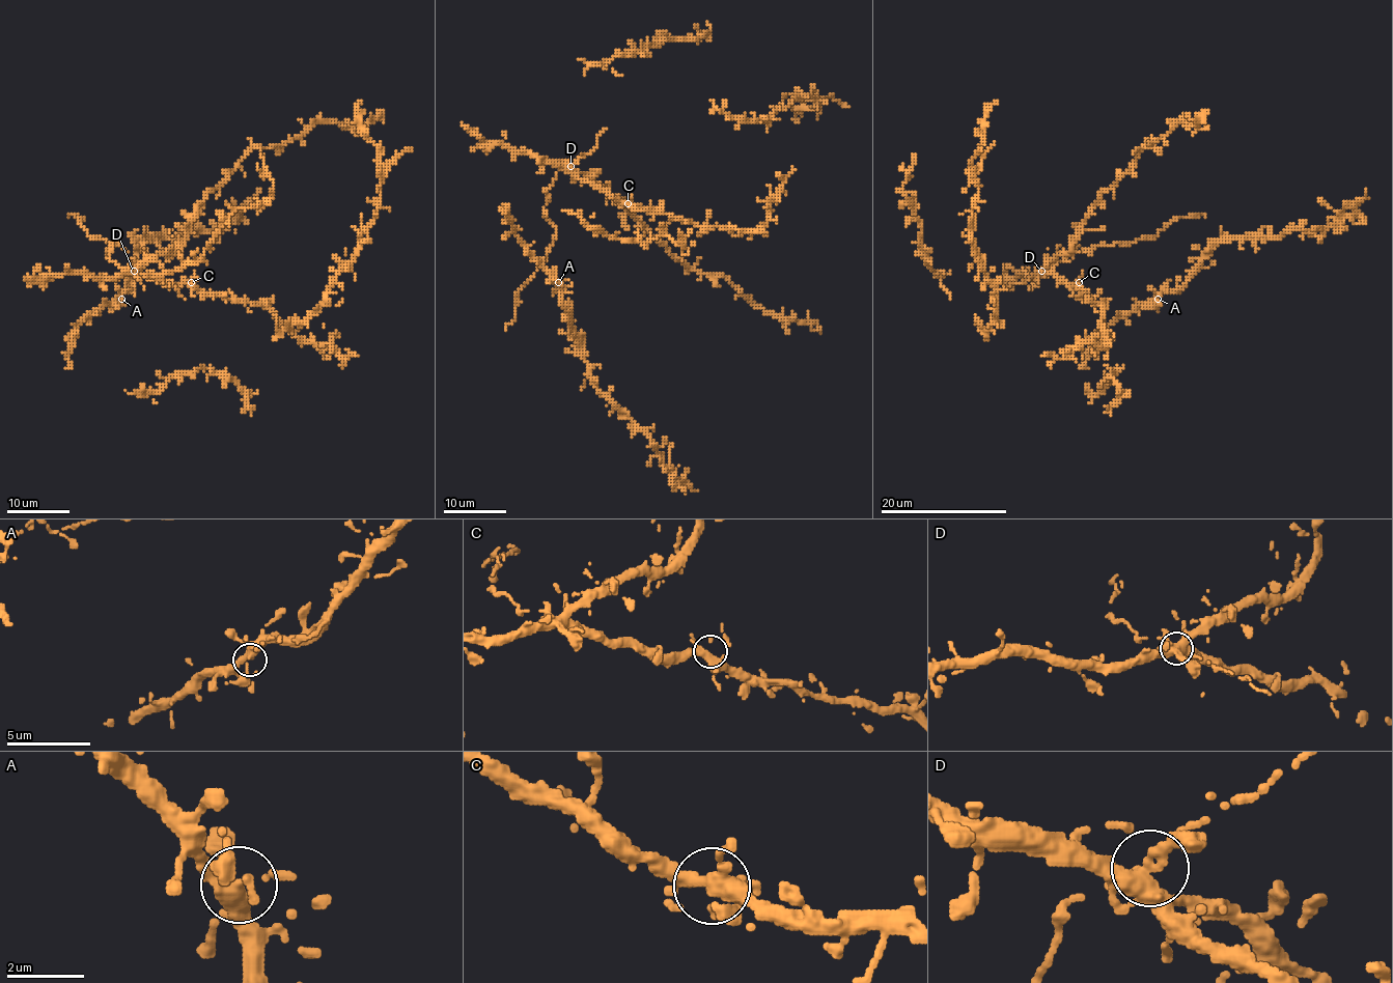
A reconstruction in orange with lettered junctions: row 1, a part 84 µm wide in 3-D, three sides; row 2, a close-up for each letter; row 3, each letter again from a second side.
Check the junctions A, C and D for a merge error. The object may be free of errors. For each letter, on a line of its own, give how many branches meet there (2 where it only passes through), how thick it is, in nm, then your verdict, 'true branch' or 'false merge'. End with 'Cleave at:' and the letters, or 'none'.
A: branches 4; calibre 320 nm; true branch
C: branches 4; calibre 340 nm; true branch
D: branches 4; calibre 320 nm; true branch
Cleave at: none

